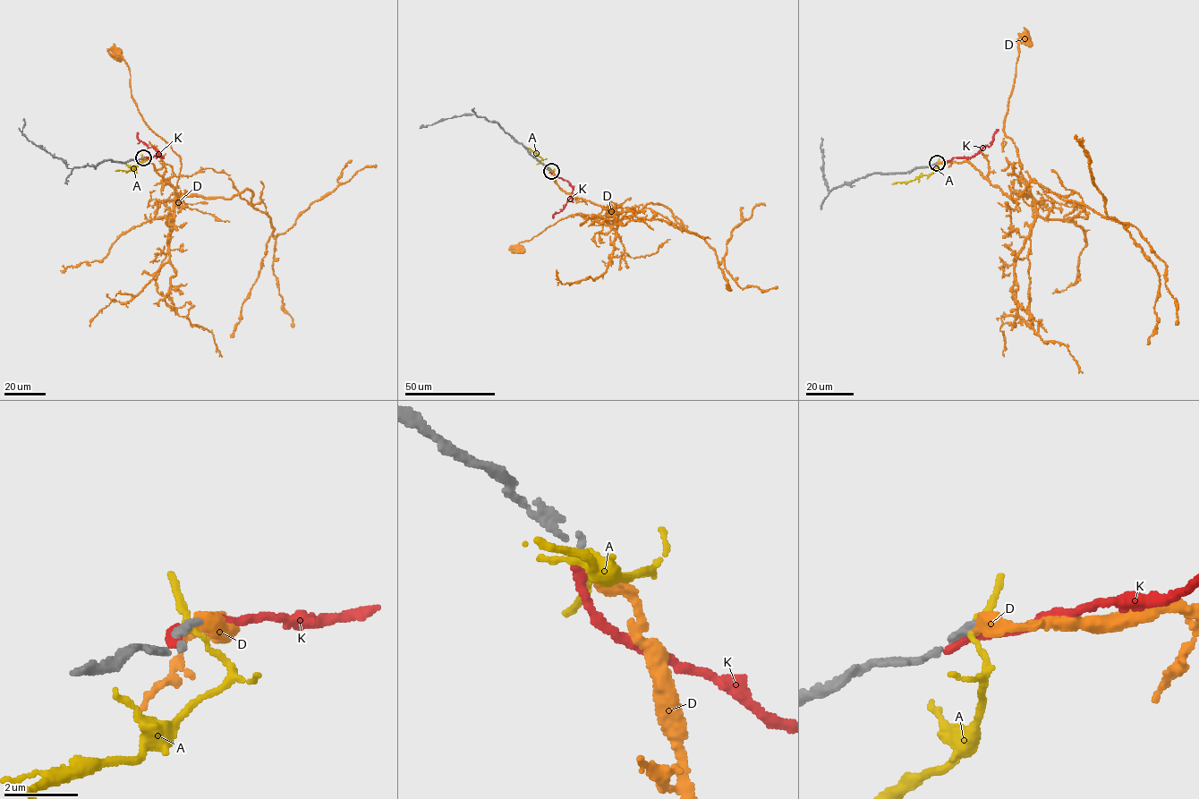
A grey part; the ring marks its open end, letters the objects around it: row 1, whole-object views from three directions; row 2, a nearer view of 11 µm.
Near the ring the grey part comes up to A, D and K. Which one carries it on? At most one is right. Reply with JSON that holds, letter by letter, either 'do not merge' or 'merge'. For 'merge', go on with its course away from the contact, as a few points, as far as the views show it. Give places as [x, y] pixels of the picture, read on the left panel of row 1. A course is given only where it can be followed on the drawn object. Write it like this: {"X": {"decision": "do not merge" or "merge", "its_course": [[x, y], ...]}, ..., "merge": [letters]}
{"A": {"decision": "do not merge"}, "D": {"decision": "merge", "its_course": [[143, 157], [180, 198], [183, 195], [175, 187], [180, 157], [139, 111], [127, 63], [117, 53]]}, "K": {"decision": "do not merge"}, "merge": ["D"]}

